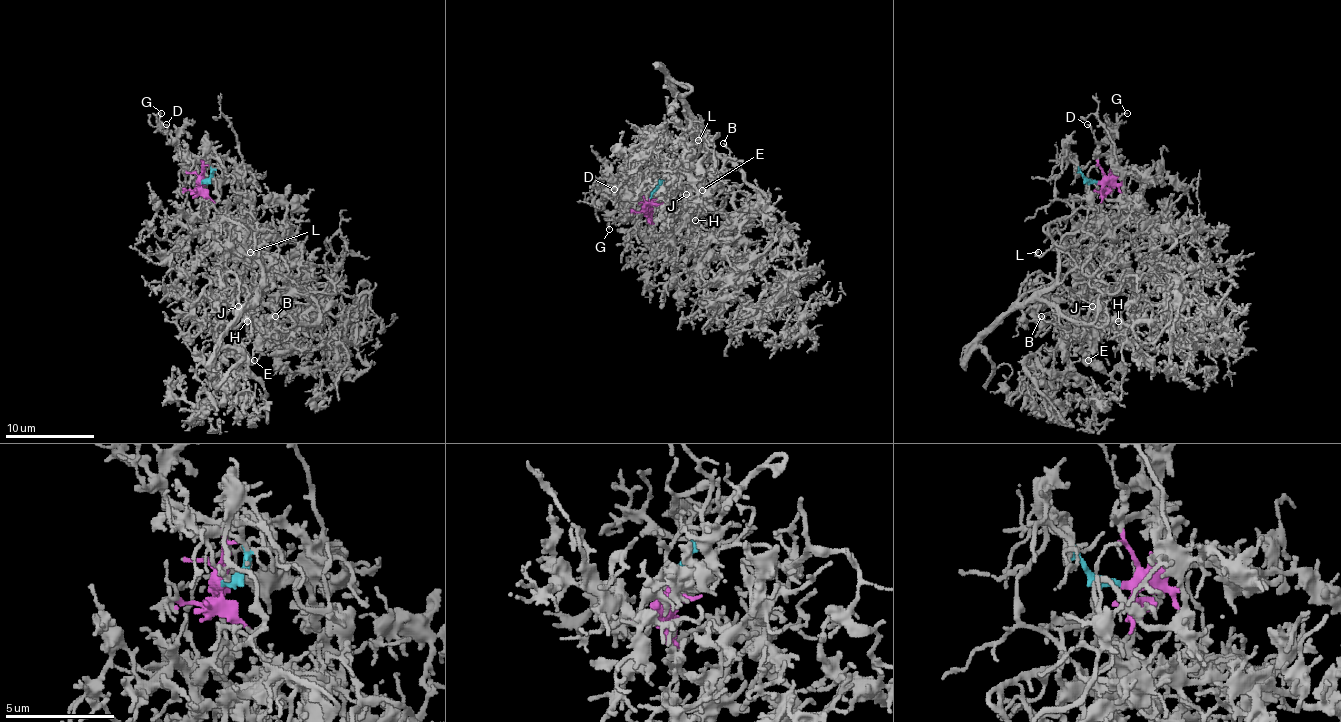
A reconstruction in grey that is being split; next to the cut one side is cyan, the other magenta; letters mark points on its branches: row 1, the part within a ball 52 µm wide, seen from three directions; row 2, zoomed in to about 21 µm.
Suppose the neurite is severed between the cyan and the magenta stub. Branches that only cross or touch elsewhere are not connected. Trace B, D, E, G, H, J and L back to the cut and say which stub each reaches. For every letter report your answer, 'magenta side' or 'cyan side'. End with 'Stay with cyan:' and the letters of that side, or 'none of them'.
B: cyan side
D: magenta side
E: cyan side
G: magenta side
H: cyan side
J: cyan side
L: cyan side
Stay with cyan: B, E, H, J, L

